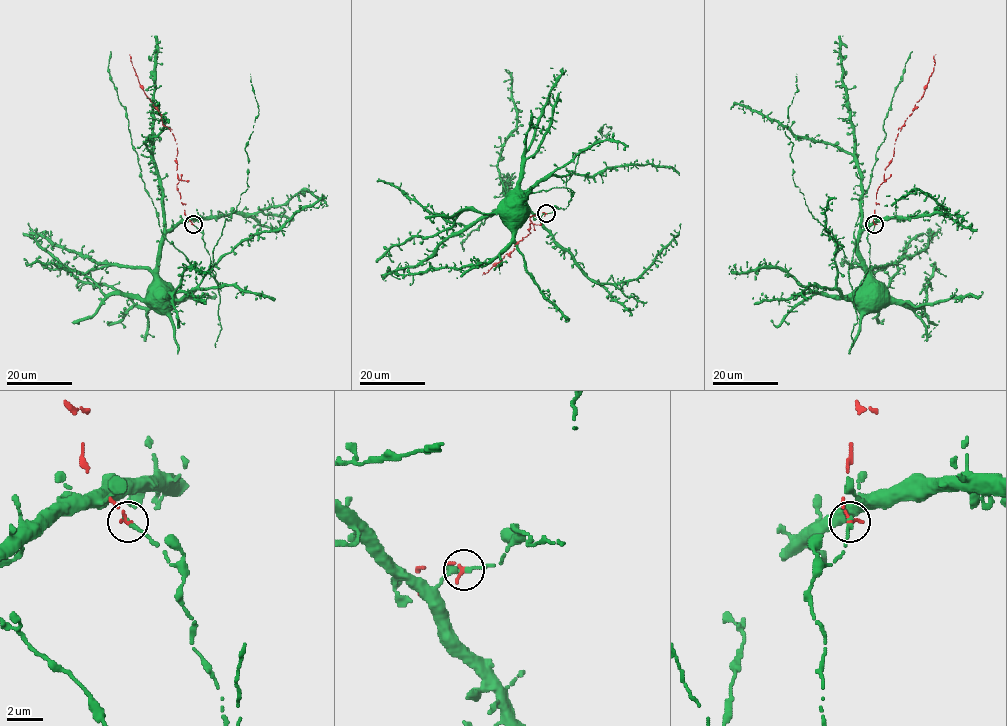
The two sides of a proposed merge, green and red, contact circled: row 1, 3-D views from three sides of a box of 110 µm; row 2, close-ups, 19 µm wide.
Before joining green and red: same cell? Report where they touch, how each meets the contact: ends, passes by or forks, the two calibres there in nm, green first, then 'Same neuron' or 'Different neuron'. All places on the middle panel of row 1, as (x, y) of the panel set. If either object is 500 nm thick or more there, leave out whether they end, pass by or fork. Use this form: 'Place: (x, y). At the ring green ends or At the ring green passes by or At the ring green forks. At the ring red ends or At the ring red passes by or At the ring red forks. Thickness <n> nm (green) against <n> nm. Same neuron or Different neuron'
Place: (546, 213). At the ring green ends. At the ring red ends. Thickness 220 nm (green) against 280 nm. Different neuron

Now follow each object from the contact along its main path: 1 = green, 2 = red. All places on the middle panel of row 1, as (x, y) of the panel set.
1: (546, 213), (535, 215), (517, 197), (513, 197), (509, 204), (507, 195), (511, 196)
2: (545, 213), (530, 217), (530, 233), (482, 274)

